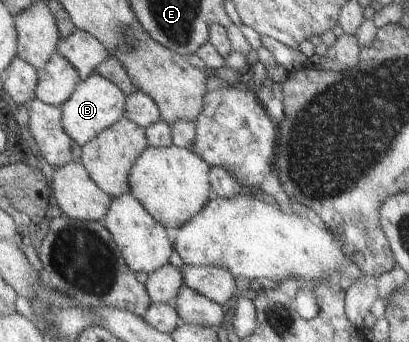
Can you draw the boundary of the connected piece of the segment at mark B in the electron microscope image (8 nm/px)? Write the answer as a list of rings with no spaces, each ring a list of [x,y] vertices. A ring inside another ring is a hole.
[[[95,73],[80,80],[71,96],[61,105],[63,130],[83,146],[102,130],[117,122],[125,112],[125,93],[114,83]]]

